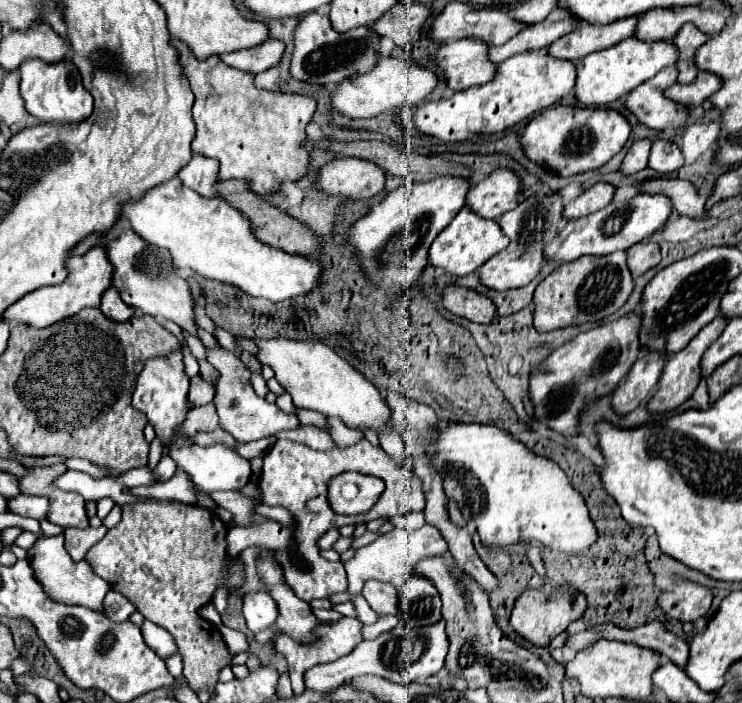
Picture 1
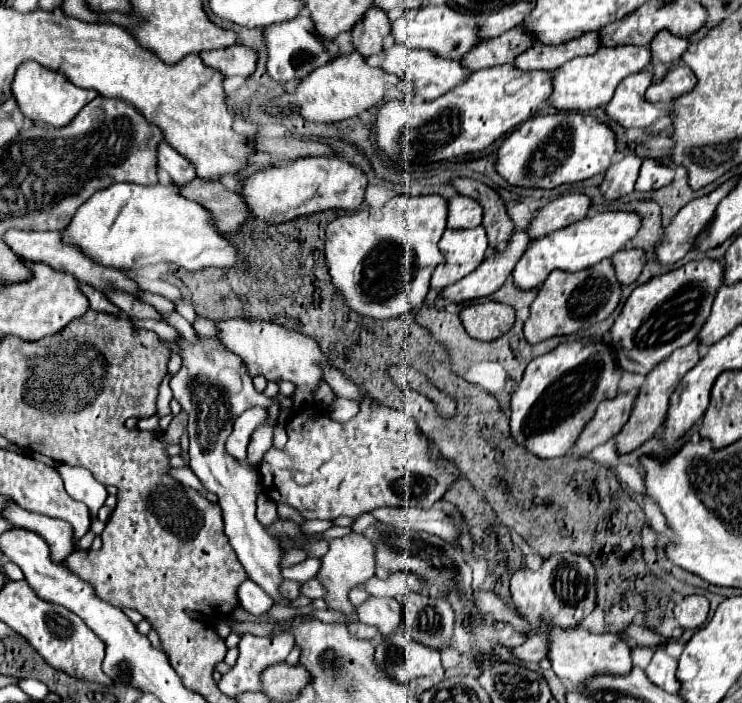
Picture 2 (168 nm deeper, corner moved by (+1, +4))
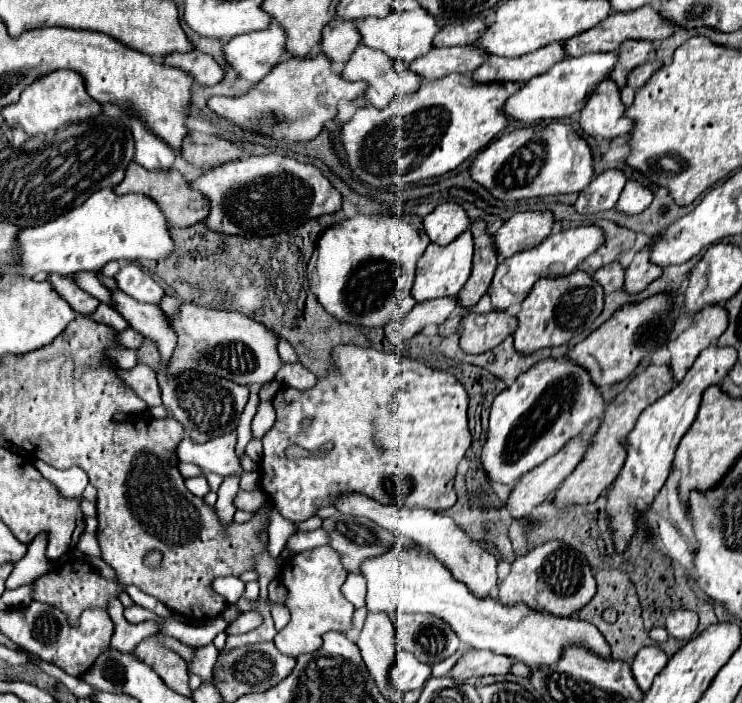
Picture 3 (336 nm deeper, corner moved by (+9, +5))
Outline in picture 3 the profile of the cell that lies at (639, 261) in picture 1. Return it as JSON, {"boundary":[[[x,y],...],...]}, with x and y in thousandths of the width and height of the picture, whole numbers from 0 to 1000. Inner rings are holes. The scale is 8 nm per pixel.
{"boundary":[[[827,370],[825,376],[817,376],[809,384],[803,384],[801,395],[811,404],[814,415],[822,418],[822,415],[827,415],[827,413],[841,407],[841,387],[844,387],[844,381],[836,373]]]}

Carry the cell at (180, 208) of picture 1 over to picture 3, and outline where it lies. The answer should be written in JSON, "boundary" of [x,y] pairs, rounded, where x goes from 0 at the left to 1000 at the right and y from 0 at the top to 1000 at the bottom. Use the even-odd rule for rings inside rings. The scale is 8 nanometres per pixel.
{"boundary":[[[151,267],[127,273],[111,293],[67,313],[57,321],[27,327],[30,381],[22,390],[35,395],[51,387],[135,387],[151,370],[224,370],[237,361],[237,344],[229,336],[229,316],[216,293],[194,276],[156,276]]]}

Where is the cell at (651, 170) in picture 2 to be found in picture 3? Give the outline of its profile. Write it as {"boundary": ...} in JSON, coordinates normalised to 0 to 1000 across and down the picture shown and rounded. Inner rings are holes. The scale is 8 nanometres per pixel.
{"boundary":[[[846,256],[833,284],[833,299],[838,299],[841,304],[863,304],[868,296],[876,293],[879,282],[881,276],[873,265],[868,265],[860,256]]]}

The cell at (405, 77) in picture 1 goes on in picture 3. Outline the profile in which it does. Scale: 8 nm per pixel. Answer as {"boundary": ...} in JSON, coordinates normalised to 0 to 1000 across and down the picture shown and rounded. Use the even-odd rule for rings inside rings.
{"boundary":[[[434,74],[423,83],[391,80],[367,97],[367,102],[356,108],[356,114],[350,114],[334,134],[321,139],[288,137],[280,142],[280,151],[332,185],[353,188],[372,199],[412,202],[429,193],[442,171],[453,168],[458,142],[485,139],[496,128],[493,117],[472,117],[461,105],[447,102],[445,94],[445,83]]]}

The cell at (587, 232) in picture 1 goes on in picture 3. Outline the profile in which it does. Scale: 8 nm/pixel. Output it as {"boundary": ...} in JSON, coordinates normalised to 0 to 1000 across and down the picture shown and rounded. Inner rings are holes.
{"boundary":[[[776,321],[776,324],[757,327],[752,333],[741,333],[725,350],[704,356],[693,364],[677,370],[668,381],[666,398],[658,413],[666,441],[679,441],[690,432],[701,432],[712,421],[712,415],[717,413],[717,407],[725,395],[733,395],[733,393],[749,395],[749,393],[768,390],[774,381],[779,381],[782,373],[787,373],[798,358],[803,358],[814,347],[814,341],[817,341],[817,336],[809,321]]]}

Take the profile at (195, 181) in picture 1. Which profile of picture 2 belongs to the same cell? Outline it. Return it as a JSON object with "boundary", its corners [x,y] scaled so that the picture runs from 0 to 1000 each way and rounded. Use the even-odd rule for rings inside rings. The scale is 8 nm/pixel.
{"boundary":[[[224,201],[213,206],[213,240],[224,243],[237,263],[251,263],[264,252],[256,229],[235,215]]]}

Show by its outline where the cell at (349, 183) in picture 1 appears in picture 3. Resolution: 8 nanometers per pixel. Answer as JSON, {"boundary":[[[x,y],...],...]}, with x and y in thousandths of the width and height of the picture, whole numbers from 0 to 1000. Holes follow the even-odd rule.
{"boundary":[[[375,219],[337,222],[337,225],[299,233],[296,239],[267,250],[259,259],[259,265],[264,270],[275,273],[275,279],[280,279],[280,284],[286,290],[286,299],[280,304],[280,313],[275,313],[275,319],[280,324],[286,324],[291,330],[302,330],[302,333],[367,336],[367,333],[377,333],[380,327],[391,330],[391,327],[402,324],[404,319],[415,316],[418,310],[426,310],[434,304],[447,304],[461,296],[461,276],[445,262],[445,256],[423,233],[410,233],[396,225],[385,225],[385,222],[375,222]]]}

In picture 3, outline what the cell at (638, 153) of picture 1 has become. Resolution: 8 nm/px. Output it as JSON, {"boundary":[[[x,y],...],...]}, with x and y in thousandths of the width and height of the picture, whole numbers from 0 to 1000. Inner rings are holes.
{"boundary":[[[830,239],[814,242],[790,265],[787,273],[782,273],[774,296],[782,304],[822,299],[836,282],[841,262],[844,262],[844,250],[838,242],[830,242]]]}

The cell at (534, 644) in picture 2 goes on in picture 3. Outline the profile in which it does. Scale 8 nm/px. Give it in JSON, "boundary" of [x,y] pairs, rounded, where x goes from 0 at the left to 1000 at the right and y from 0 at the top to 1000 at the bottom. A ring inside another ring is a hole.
{"boundary":[[[642,925],[620,936],[612,947],[612,964],[631,967],[636,962],[652,962],[652,959],[685,959],[693,939],[687,933],[666,930],[663,925]]]}

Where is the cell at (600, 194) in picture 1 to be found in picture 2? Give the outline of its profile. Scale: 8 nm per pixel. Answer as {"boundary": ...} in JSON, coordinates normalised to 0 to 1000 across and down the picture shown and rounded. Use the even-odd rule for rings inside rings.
{"boundary":[[[768,275],[752,280],[749,286],[741,286],[739,292],[722,300],[720,312],[712,317],[712,331],[717,331],[717,343],[722,343],[744,329],[760,326],[774,314],[787,312],[792,297],[795,297],[795,283],[784,275]]]}

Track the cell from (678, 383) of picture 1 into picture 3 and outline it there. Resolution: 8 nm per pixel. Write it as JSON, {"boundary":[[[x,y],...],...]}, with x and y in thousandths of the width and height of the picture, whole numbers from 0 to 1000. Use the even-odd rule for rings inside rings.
{"boundary":[[[876,518],[868,529],[863,529],[860,535],[854,535],[846,543],[846,549],[819,575],[819,580],[814,586],[814,597],[809,603],[809,612],[801,617],[798,637],[790,643],[787,654],[776,663],[776,669],[749,697],[747,711],[752,720],[774,717],[774,714],[779,714],[779,717],[801,714],[822,691],[822,686],[830,683],[830,677],[838,669],[841,654],[844,654],[844,637],[841,637],[844,620],[857,606],[857,597],[865,589],[865,583],[871,578],[876,578],[881,569],[887,569],[889,563],[895,563],[906,549],[908,549],[908,538],[906,538],[900,518],[895,518],[895,521]]]}

